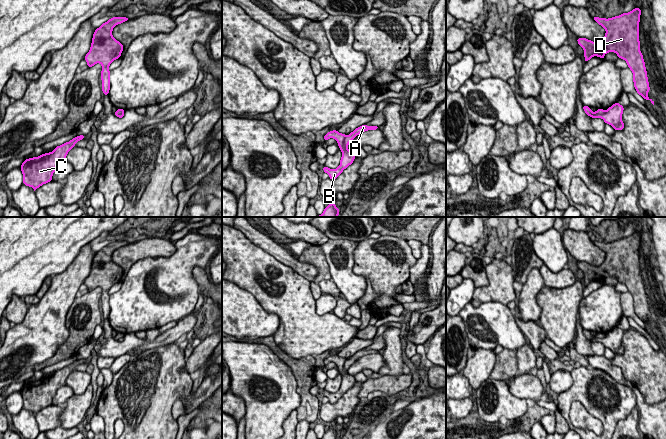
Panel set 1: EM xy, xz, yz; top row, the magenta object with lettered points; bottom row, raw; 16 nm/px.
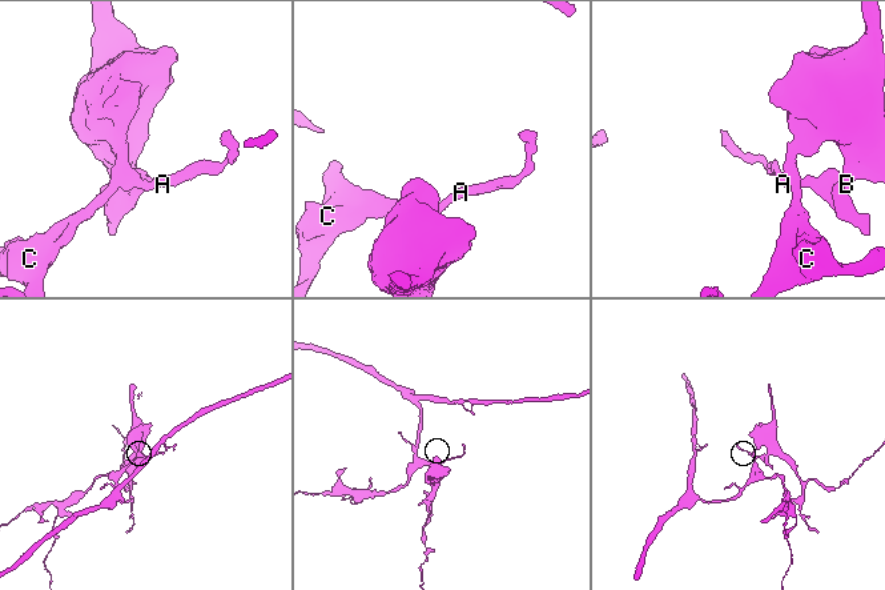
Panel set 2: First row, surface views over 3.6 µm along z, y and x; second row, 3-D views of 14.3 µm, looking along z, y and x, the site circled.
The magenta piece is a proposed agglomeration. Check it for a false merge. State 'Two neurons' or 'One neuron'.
Two neurons

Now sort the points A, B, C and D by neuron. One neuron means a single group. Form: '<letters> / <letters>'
A B D / C

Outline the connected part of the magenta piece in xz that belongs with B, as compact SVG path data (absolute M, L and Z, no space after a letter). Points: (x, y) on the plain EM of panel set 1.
M362 349L356 352L353 356L347 359L344 363L344 373L341 373L342 381L340 384L340 389L336 393L330 393L326 390L323 391L323 395L329 399L331 404L337 403L337 401L346 393L349 389L351 389L356 382L354 376L349 375L347 373L349 367L360 357L363 357L368 354L376 354L379 353L379 350L367 350Z

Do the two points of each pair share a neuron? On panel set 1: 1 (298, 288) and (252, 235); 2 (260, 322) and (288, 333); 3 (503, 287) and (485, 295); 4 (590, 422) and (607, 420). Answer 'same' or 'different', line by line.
1: different
2: different
3: same
4: different

